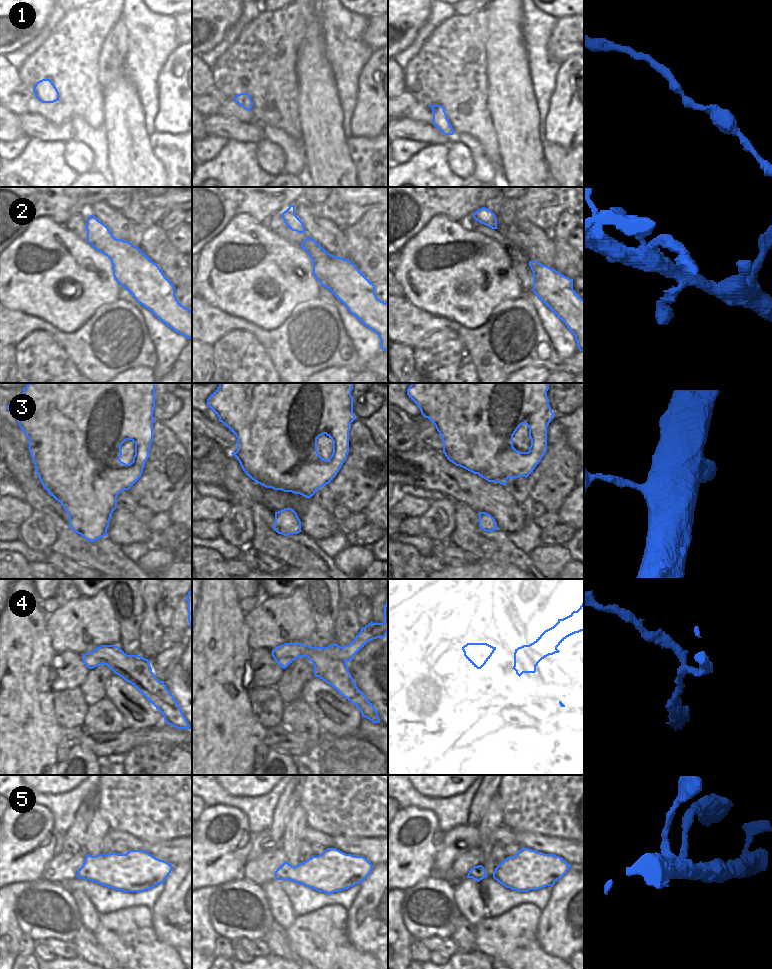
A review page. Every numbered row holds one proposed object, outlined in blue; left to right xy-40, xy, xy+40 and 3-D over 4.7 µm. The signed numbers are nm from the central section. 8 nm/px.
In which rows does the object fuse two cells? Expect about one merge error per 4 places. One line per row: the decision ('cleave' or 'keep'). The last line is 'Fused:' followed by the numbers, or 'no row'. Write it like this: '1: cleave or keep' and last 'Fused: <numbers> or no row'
1: keep
2: keep
3: keep
4: cleave
5: keep
Fused: 4

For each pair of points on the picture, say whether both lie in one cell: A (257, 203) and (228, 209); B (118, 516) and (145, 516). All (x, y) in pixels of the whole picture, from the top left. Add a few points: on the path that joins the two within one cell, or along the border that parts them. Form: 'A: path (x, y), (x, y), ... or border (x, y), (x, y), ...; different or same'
A: path (250, 203), (235, 203); same
B: border (132, 512), (146, 524); different

